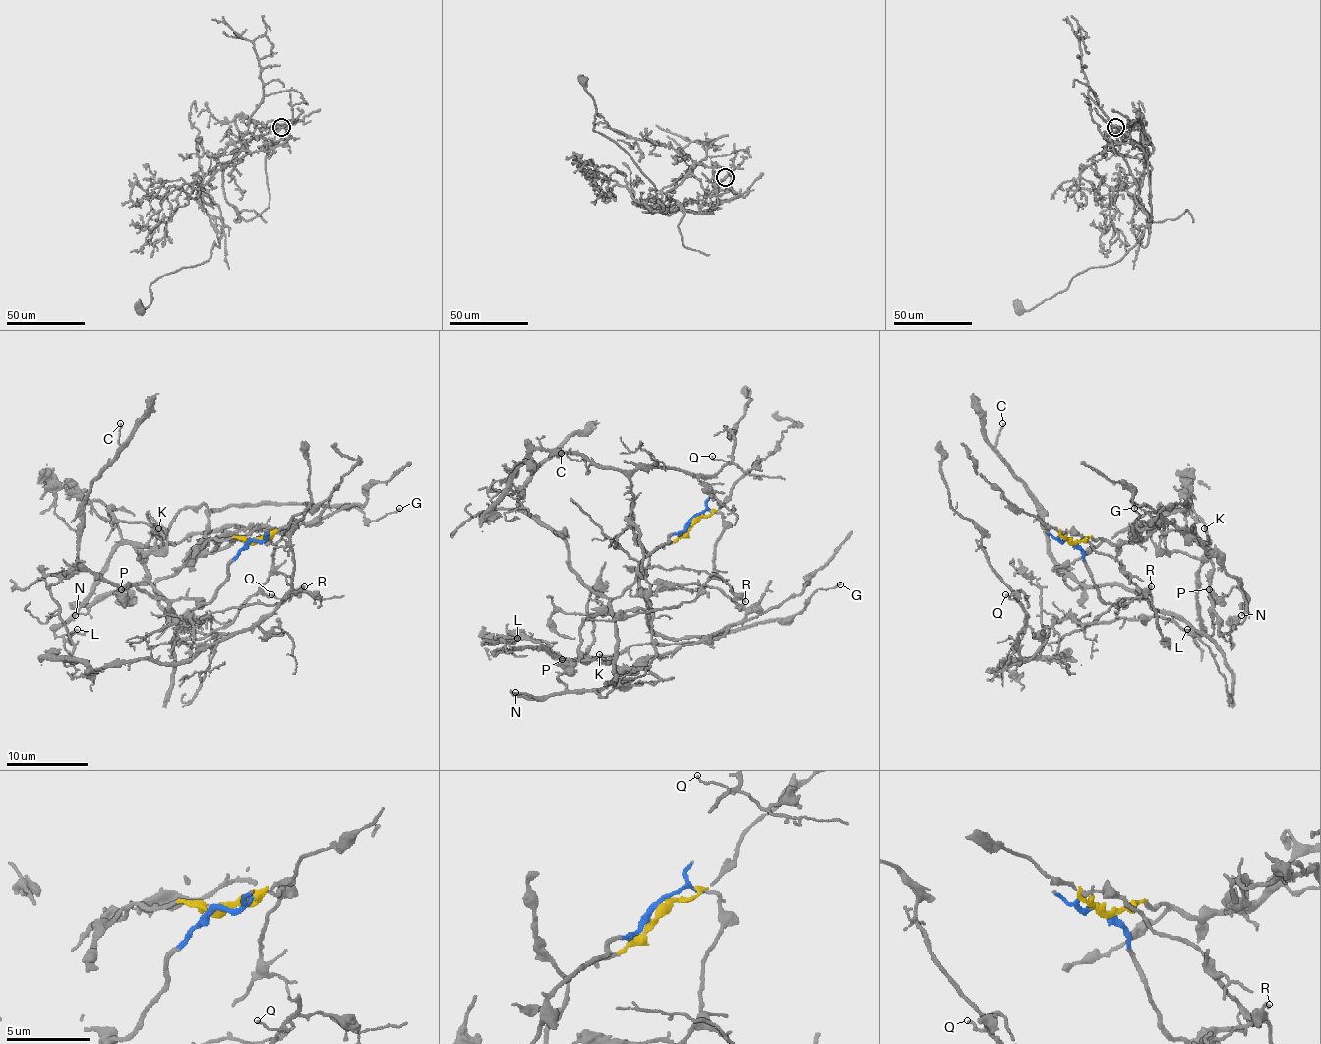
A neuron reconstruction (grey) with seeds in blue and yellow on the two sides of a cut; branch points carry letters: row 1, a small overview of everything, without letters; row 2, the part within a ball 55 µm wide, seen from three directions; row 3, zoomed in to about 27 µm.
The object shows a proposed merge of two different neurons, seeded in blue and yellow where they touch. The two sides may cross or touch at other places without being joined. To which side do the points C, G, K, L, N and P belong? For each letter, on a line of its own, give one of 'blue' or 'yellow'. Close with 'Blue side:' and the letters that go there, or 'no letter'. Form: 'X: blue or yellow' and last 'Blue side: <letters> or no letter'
C: blue
G: yellow
K: yellow
L: yellow
N: yellow
P: yellow
Blue side: C

